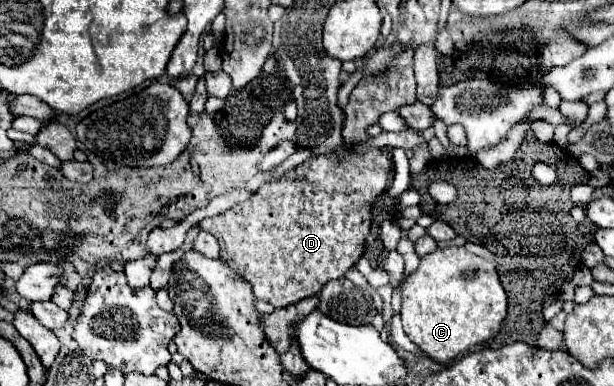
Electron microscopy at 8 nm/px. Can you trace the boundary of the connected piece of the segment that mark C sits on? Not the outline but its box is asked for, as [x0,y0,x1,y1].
[401,246,507,362]

